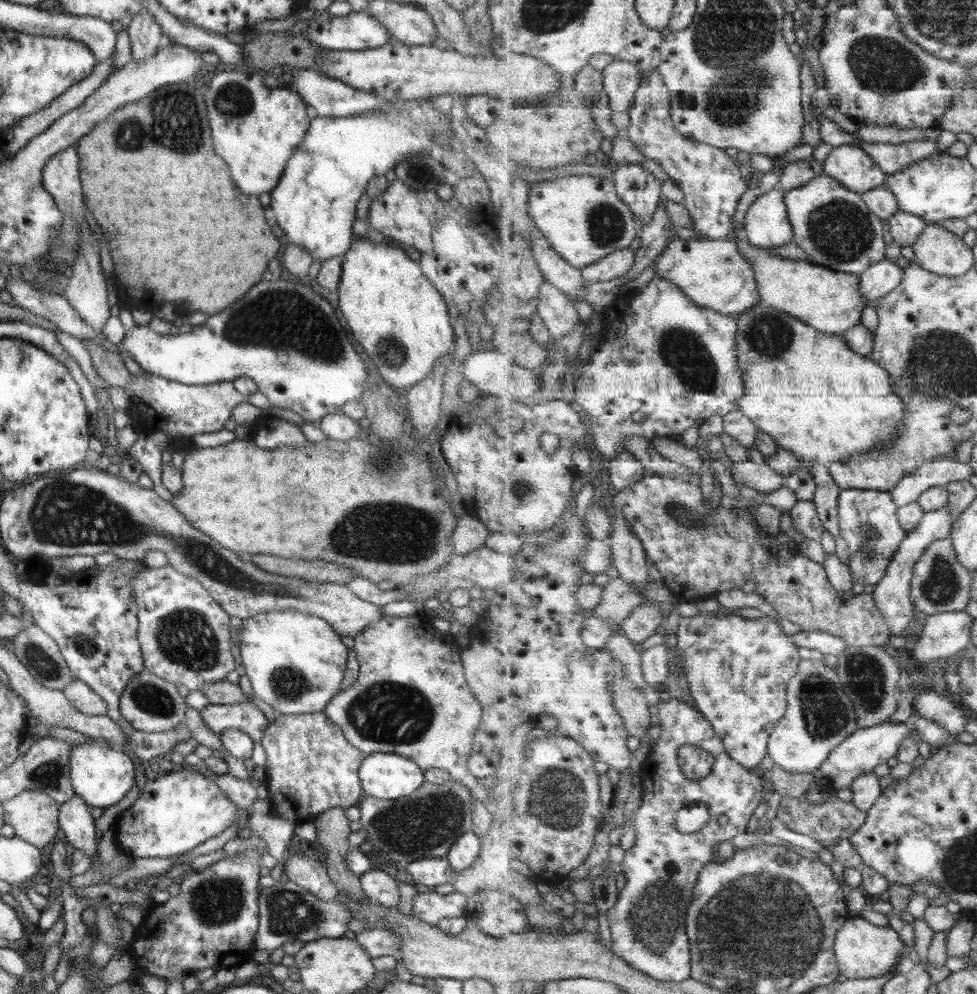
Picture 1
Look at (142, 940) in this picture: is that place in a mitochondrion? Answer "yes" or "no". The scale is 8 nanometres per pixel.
no

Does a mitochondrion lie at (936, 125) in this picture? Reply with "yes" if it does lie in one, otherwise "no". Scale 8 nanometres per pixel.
no

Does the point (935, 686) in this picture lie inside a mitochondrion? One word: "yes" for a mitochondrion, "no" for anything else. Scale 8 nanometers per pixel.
no

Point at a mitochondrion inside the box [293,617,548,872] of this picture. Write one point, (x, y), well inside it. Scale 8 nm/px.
(383, 712)

